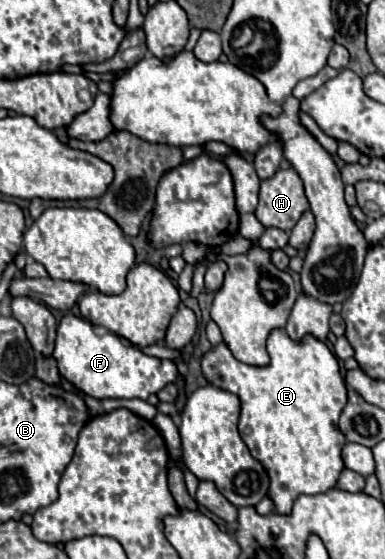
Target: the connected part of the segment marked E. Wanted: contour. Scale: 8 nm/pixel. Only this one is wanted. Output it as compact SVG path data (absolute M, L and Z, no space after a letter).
M274 328L268 336L268 354L268 366L250 366L236 360L226 342L220 342L202 356L200 366L208 384L218 384L218 388L228 390L240 398L240 436L250 448L252 456L264 464L270 476L270 498L276 504L274 512L286 514L290 512L296 496L320 494L336 486L336 480L344 468L340 452L346 438L338 428L338 416L346 406L346 384L340 374L336 356L328 350L328 346L322 340L314 338L312 334L306 334L302 340L294 342L282 328Z

